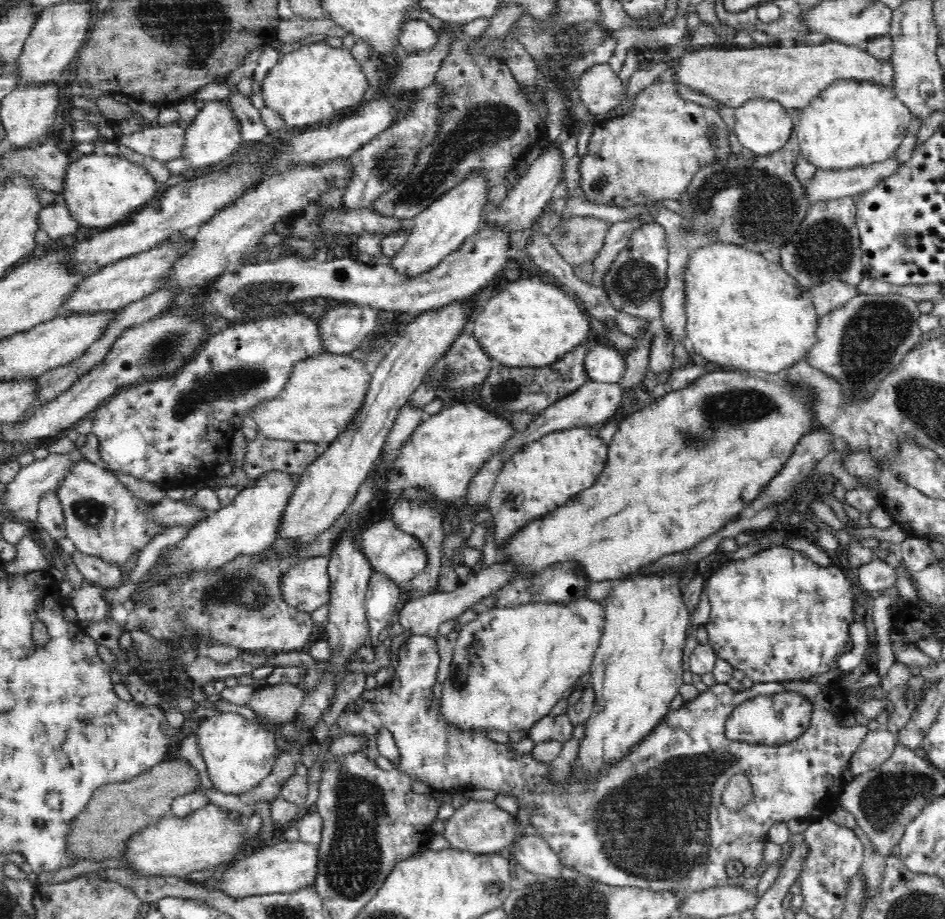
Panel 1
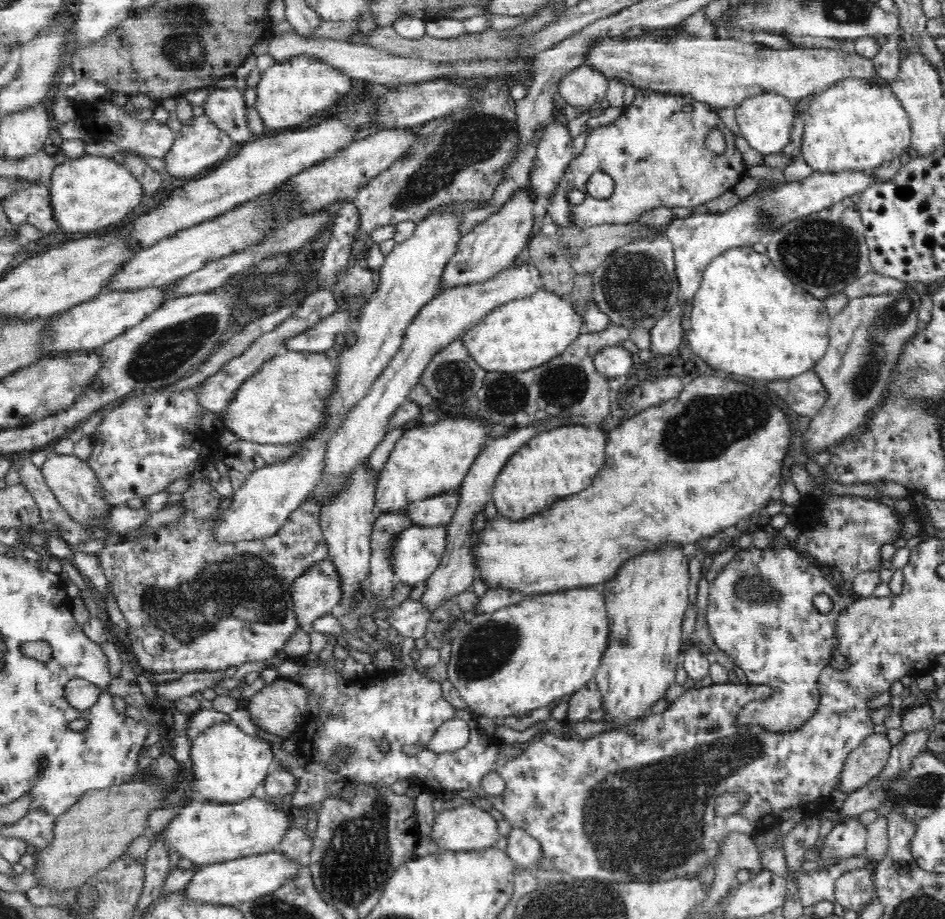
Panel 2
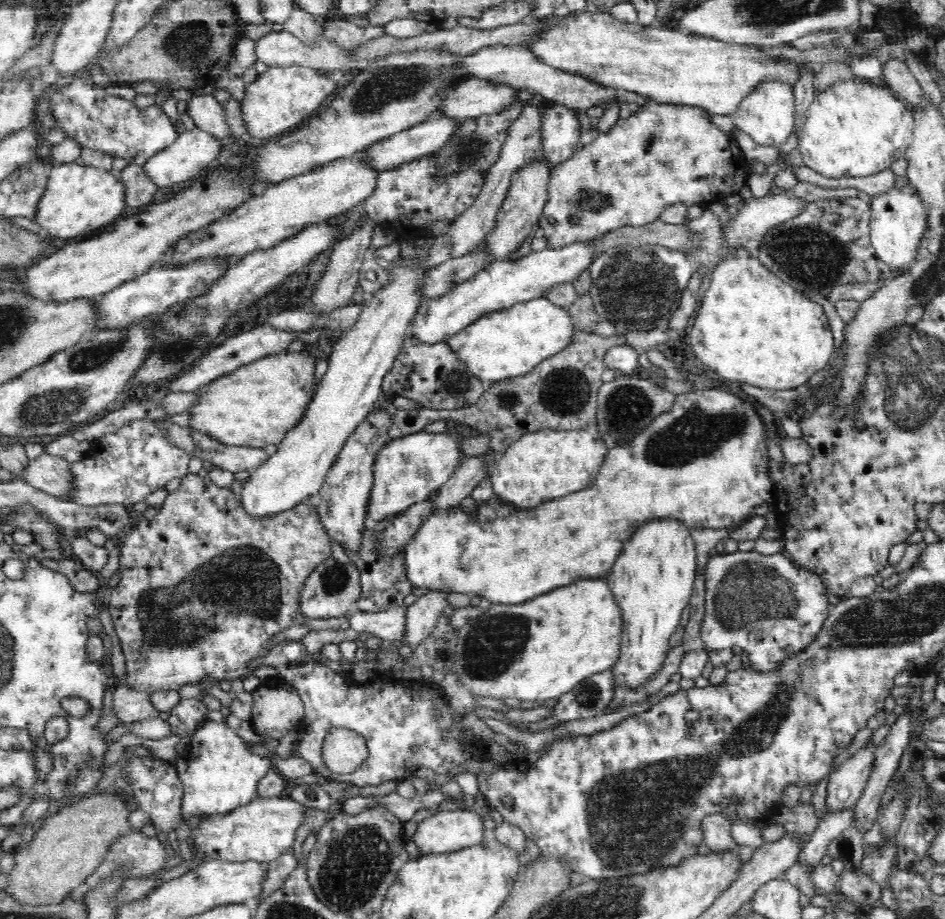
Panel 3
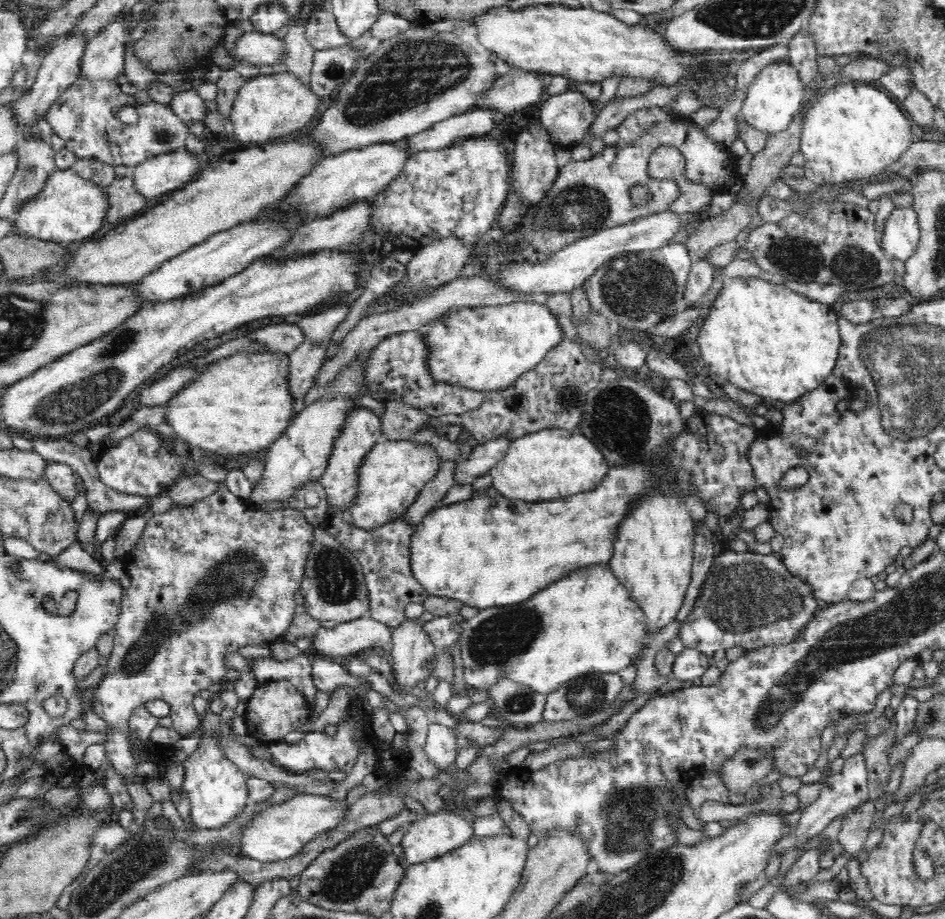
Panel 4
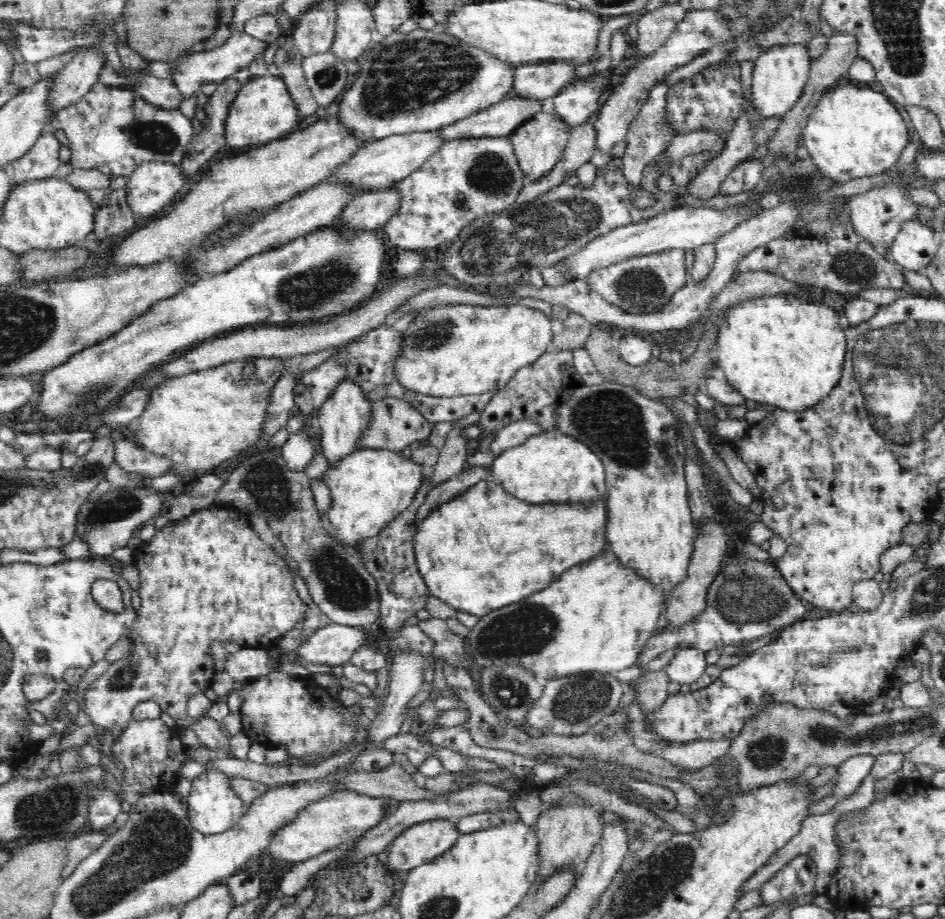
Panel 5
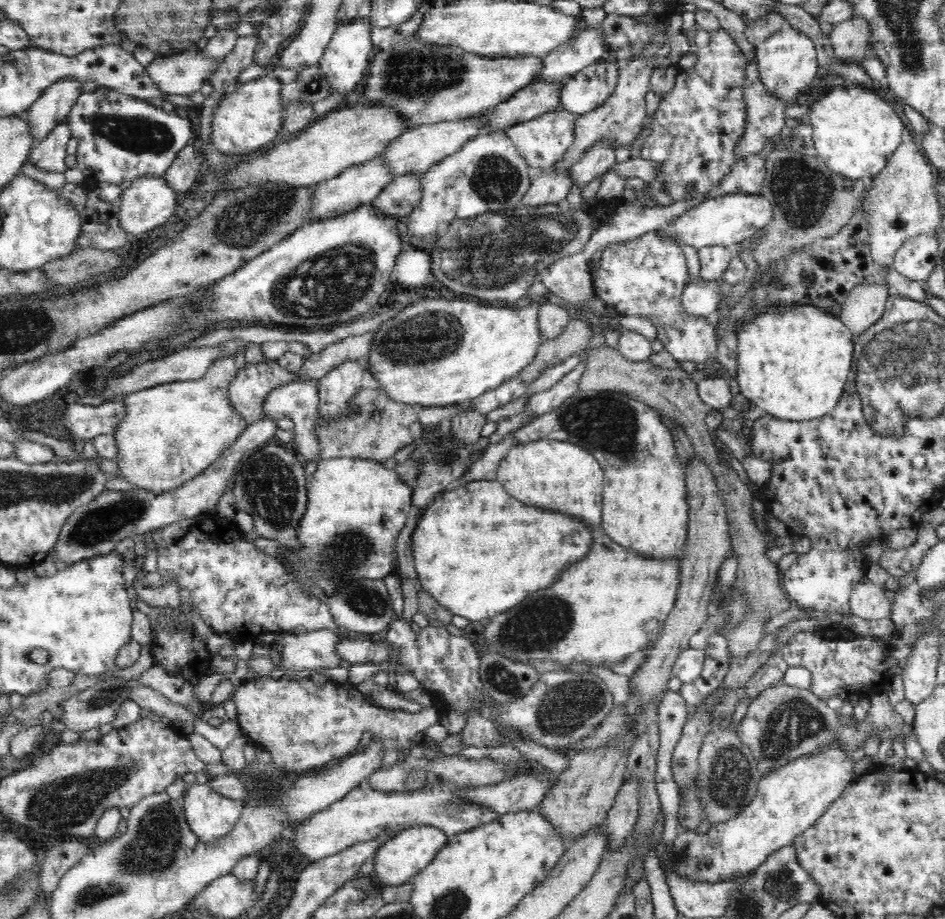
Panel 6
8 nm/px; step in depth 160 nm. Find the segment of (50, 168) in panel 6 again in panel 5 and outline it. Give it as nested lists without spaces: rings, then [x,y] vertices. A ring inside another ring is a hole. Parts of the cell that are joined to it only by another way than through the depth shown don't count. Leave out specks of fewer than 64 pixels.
[[[44,132],[24,156],[18,156],[18,160],[12,162],[13,187],[54,176],[61,164],[60,146],[61,143],[54,134]]]

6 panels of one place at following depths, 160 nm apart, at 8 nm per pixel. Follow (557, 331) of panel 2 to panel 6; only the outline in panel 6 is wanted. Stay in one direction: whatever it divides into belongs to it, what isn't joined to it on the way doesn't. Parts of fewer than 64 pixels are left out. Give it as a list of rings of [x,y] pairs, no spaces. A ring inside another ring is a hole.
[[[427,298],[385,318],[370,350],[371,374],[378,379],[380,389],[384,389],[394,400],[411,406],[458,404],[498,388],[536,358],[542,344],[538,314],[544,300],[538,299],[534,304],[528,302],[520,308],[491,307],[462,300],[464,298]]]

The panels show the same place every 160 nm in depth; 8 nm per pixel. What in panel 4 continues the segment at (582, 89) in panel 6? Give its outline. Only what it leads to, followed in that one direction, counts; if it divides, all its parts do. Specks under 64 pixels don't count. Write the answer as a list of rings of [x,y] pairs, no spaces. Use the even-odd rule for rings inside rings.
[[[581,91],[552,95],[540,107],[540,126],[563,149],[572,149],[585,139],[596,118],[594,102]]]

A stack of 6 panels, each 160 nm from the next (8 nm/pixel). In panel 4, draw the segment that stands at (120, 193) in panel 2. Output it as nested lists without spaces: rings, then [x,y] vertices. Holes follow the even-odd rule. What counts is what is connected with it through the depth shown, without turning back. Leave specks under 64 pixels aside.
[[[73,168],[56,170],[48,177],[44,189],[27,203],[16,221],[17,232],[55,243],[69,244],[90,239],[98,232],[111,208],[109,195],[105,188],[82,177]]]

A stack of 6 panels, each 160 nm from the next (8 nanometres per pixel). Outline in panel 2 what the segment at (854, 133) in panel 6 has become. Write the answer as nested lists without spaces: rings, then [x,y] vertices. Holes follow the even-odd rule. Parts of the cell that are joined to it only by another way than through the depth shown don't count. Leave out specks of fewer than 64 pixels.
[[[842,79],[823,93],[810,98],[808,106],[800,112],[805,122],[801,154],[814,170],[835,173],[840,171],[876,170],[880,164],[898,158],[911,146],[912,130],[907,112],[891,91],[891,87],[874,86],[866,79]]]

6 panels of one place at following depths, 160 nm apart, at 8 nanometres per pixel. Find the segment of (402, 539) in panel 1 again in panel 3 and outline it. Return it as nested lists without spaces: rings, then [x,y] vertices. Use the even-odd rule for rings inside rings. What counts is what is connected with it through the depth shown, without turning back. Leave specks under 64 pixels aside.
[[[716,387],[712,388],[694,388],[692,390],[688,390],[688,392],[684,392],[684,394],[680,394],[675,398],[674,406],[670,412],[664,412],[662,414],[656,415],[640,432],[634,433],[632,438],[628,438],[628,440],[622,440],[618,446],[614,446],[614,448],[610,448],[608,452],[606,452],[606,460],[604,460],[604,464],[602,464],[602,470],[600,470],[600,474],[598,474],[598,478],[596,478],[596,482],[592,484],[592,488],[586,488],[586,490],[582,490],[582,492],[574,492],[574,494],[570,494],[570,496],[562,496],[562,498],[558,498],[558,500],[552,500],[552,502],[546,502],[546,504],[542,504],[542,506],[538,506],[538,508],[534,508],[534,510],[518,510],[518,508],[506,508],[506,504],[502,504],[502,500],[498,500],[498,498],[490,498],[487,503],[482,503],[477,506],[477,510],[473,513],[476,514],[474,518],[473,515],[466,514],[461,508],[458,510],[454,510],[454,512],[432,512],[432,514],[428,517],[428,520],[420,526],[418,532],[415,532],[409,543],[406,544],[406,548],[404,549],[403,555],[403,569],[406,573],[407,579],[410,581],[410,584],[414,588],[429,588],[432,590],[436,589],[448,589],[450,592],[461,592],[461,593],[471,593],[474,596],[486,596],[488,600],[483,600],[484,602],[489,602],[493,604],[520,604],[520,602],[524,602],[524,600],[530,600],[530,598],[534,598],[534,596],[540,596],[540,594],[544,594],[544,592],[550,592],[550,590],[554,590],[554,588],[562,588],[562,586],[568,586],[568,584],[572,584],[572,582],[578,582],[578,580],[582,579],[606,579],[609,575],[610,569],[614,566],[616,560],[618,560],[618,556],[622,554],[622,548],[624,548],[624,544],[628,542],[628,538],[632,538],[634,534],[636,534],[636,530],[638,528],[642,528],[644,524],[648,524],[648,522],[654,522],[654,520],[666,520],[672,519],[677,520],[682,524],[683,527],[688,532],[694,530],[694,528],[727,528],[729,530],[735,529],[738,525],[742,525],[746,520],[748,520],[751,516],[754,515],[754,508],[756,506],[762,506],[765,503],[773,503],[774,501],[774,479],[772,473],[770,473],[770,462],[773,460],[770,459],[770,454],[768,454],[768,440],[773,437],[774,430],[768,432],[768,428],[766,428],[766,424],[764,424],[764,420],[762,420],[762,416],[760,416],[760,412],[754,408],[754,404],[752,402],[748,402],[748,398],[744,400],[742,396],[736,396],[736,394],[732,394],[732,392],[726,391],[726,389],[720,389]],[[486,504],[490,504],[490,510],[486,510],[484,506]],[[482,512],[488,512],[486,516],[482,514]],[[612,540],[614,540],[614,550],[612,550]]]

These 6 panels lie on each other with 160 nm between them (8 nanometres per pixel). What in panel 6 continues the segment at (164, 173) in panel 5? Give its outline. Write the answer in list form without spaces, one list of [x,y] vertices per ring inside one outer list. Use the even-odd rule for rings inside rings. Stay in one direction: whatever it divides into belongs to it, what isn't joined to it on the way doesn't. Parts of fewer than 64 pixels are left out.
[[[147,173],[138,175],[136,180],[126,190],[123,190],[120,200],[119,222],[122,230],[126,234],[137,236],[162,226],[174,214],[178,204],[182,202],[182,196],[168,185],[165,176],[154,176],[152,173]]]

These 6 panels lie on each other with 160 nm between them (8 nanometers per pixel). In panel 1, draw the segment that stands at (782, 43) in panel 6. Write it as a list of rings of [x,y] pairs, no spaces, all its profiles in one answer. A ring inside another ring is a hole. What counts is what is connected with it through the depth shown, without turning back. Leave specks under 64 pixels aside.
[[[748,100],[742,106],[733,109],[736,117],[735,134],[740,144],[758,156],[767,156],[779,152],[793,136],[793,122],[787,109],[774,100]]]

